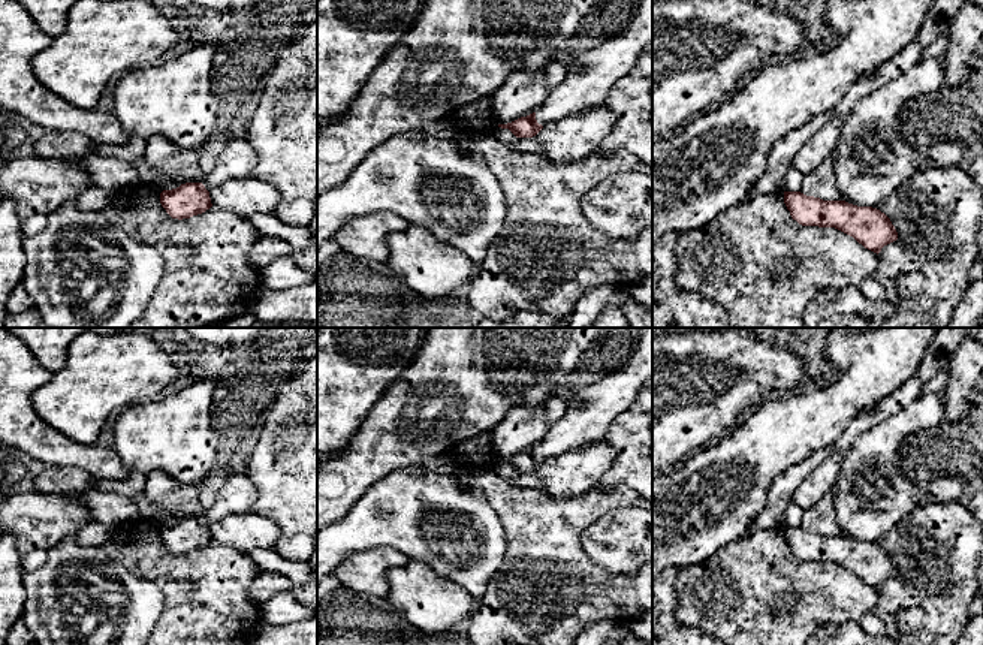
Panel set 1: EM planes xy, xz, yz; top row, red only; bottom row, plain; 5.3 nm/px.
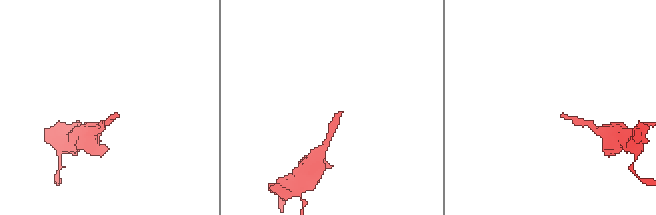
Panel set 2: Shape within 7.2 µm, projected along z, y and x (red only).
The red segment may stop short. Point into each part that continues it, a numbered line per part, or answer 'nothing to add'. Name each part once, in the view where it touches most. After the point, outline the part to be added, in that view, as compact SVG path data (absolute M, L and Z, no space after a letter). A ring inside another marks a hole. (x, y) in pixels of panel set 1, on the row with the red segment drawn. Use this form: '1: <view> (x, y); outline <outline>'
1: xz (591, 74); outline M640 0L637 10L628 18L627 24L606 42L570 52L567 76L546 94L543 103L536 109L537 123L546 126L569 115L601 106L613 84L633 69L642 54L649 51L652 51L652 0Z

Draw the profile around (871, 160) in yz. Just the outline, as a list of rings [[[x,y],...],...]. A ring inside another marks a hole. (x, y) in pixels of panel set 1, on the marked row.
[[[940,54],[854,105],[841,123],[838,145],[830,156],[845,202],[875,208],[920,171],[922,156],[904,139],[899,114],[908,100],[940,90],[943,78]]]

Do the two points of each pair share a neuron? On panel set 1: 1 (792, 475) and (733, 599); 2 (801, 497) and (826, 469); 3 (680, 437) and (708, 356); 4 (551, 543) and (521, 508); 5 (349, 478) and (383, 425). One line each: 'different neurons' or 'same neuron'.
1: different neurons
2: same neuron
3: same neuron
4: same neuron
5: same neuron

